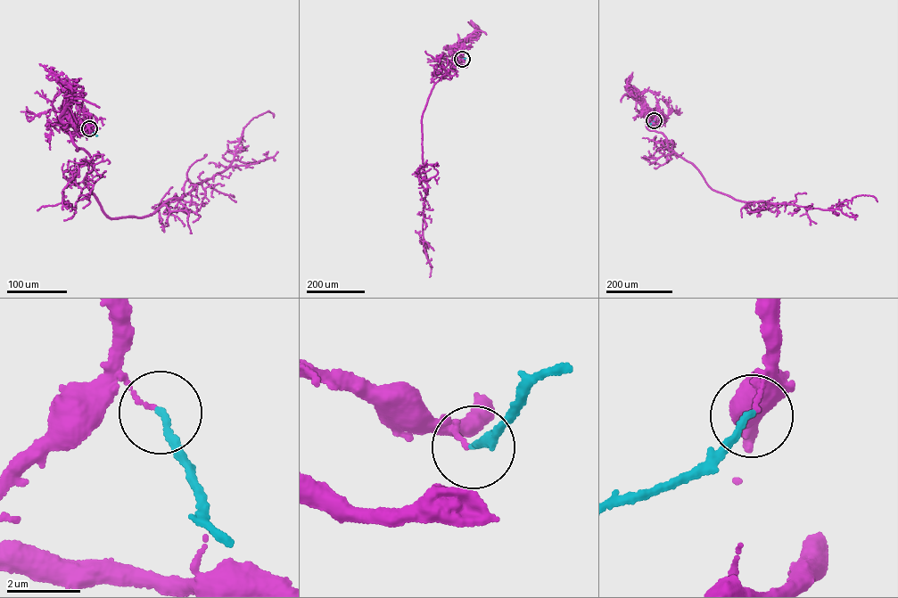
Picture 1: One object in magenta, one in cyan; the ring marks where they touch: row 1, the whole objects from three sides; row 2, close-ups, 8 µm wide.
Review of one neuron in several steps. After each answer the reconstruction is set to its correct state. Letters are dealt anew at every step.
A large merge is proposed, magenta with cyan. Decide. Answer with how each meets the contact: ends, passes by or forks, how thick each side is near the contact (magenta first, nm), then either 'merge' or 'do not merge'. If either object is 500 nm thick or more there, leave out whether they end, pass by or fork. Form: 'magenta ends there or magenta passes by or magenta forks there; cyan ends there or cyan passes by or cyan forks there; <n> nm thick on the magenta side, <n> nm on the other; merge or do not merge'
magenta ends there; cyan ends there; 100 nm thick on the magenta side, 180 nm on the other; do not merge

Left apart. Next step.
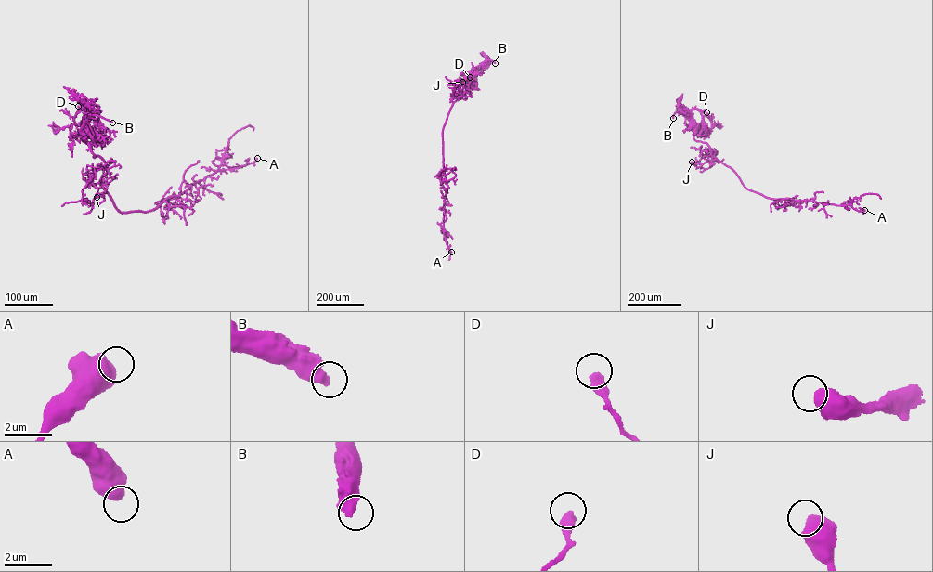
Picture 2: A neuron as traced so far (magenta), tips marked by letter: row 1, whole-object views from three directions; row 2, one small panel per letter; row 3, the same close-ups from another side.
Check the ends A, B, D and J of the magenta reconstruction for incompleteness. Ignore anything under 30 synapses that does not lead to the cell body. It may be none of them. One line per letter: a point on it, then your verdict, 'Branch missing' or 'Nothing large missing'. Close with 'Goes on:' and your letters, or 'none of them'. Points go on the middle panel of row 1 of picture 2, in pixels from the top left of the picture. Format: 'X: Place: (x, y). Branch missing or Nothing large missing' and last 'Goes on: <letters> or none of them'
A: Place: (451, 252). Nothing large missing
B: Place: (495, 63). Branch missing
D: Place: (470, 77). Nothing large missing
J: Place: (462, 82). Nothing large missing
Goes on: B

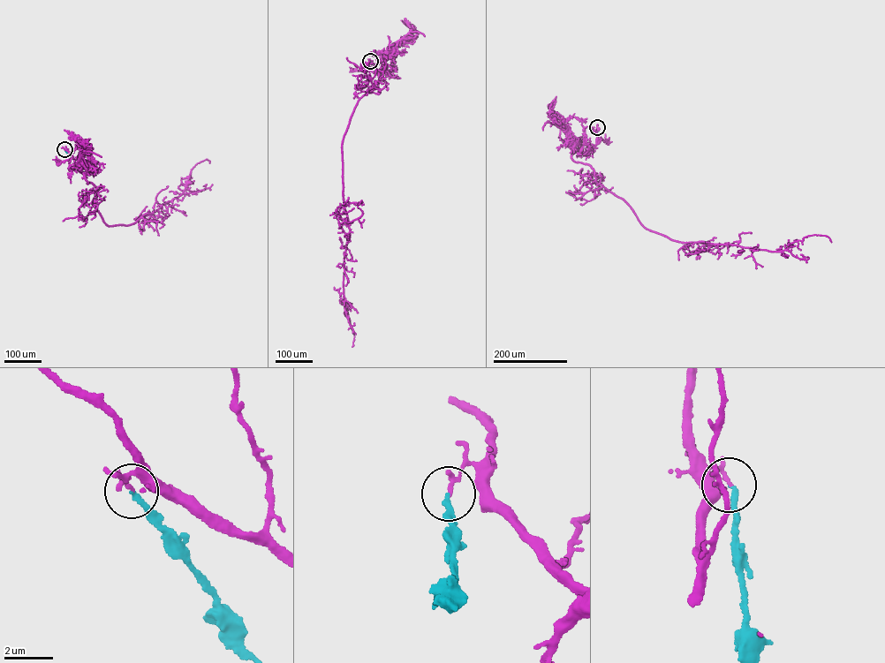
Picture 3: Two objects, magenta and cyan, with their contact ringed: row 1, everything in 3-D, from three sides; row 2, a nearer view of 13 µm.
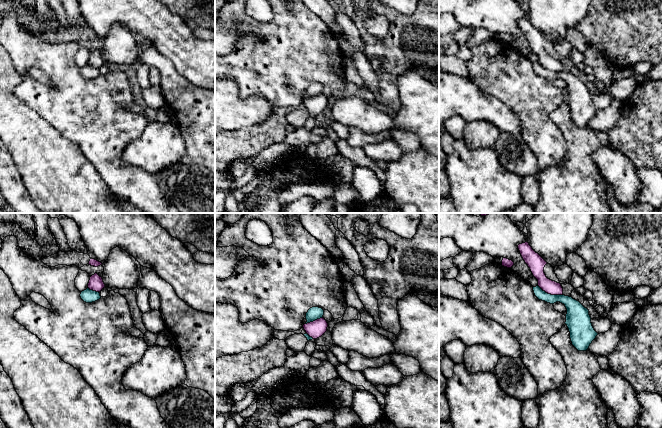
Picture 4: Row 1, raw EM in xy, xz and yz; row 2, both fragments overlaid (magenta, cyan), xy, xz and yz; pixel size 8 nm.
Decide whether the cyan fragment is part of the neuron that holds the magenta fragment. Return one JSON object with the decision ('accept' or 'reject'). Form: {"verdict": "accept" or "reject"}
{"verdict": "reject"}

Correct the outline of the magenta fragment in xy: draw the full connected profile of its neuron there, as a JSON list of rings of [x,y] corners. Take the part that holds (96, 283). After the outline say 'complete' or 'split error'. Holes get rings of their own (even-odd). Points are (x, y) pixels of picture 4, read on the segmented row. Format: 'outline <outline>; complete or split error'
outline [[[97,273],[90,277],[88,288],[90,290],[100,292],[103,288],[105,288],[105,284],[103,282],[102,277],[100,277]]]; complete

